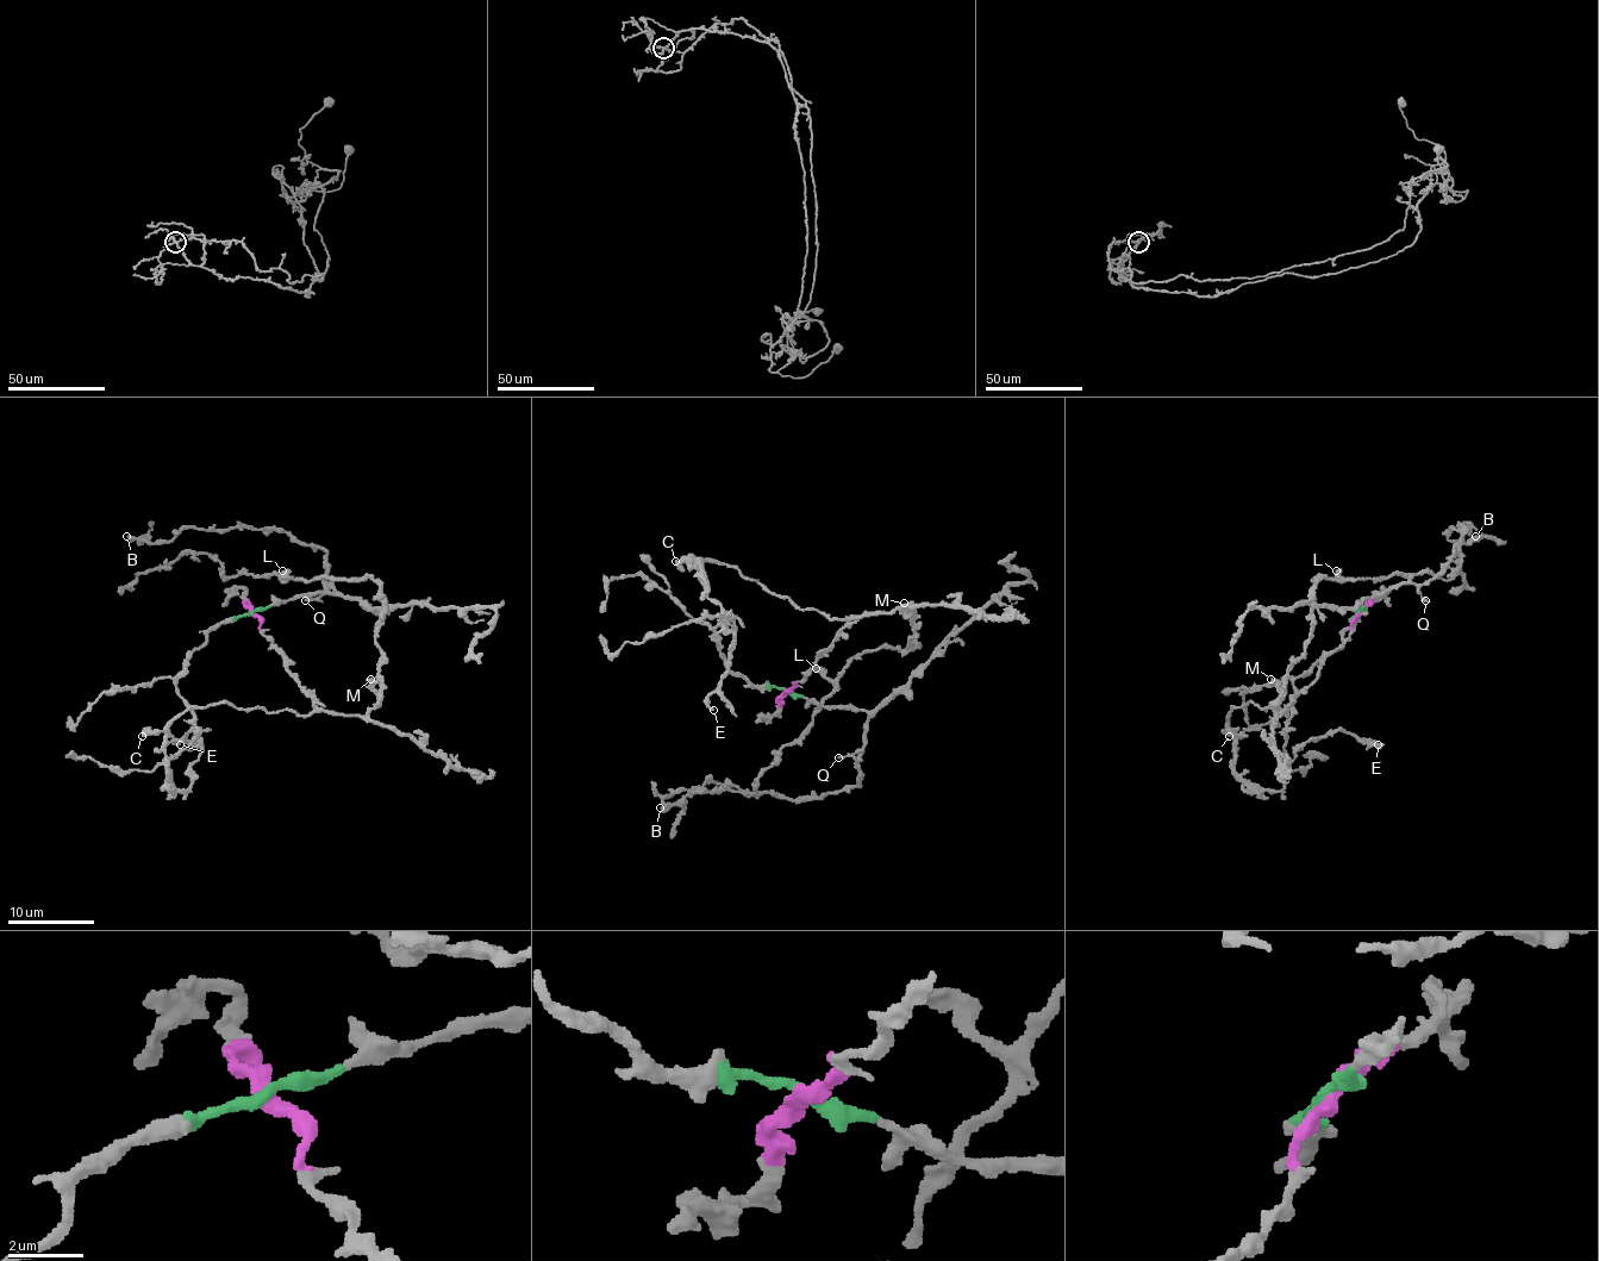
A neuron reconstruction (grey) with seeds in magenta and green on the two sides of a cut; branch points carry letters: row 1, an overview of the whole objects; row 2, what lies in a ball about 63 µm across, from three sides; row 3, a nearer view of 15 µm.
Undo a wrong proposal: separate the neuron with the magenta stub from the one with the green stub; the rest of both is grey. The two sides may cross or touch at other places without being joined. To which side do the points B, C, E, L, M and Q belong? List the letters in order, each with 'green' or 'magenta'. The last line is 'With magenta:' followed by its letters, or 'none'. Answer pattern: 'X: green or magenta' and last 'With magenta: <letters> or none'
B: green
C: magenta
E: magenta
L: magenta
M: magenta
Q: green
With magenta: C, E, L, M

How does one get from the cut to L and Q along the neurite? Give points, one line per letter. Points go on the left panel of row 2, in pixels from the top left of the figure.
L: (251, 613), (289, 674), (324, 710), (366, 715), (379, 701), (382, 590), (369, 576), (292, 579), (281, 570)
Q: (251, 611), (289, 598), (335, 592), (331, 584), (316, 598), (305, 600)

